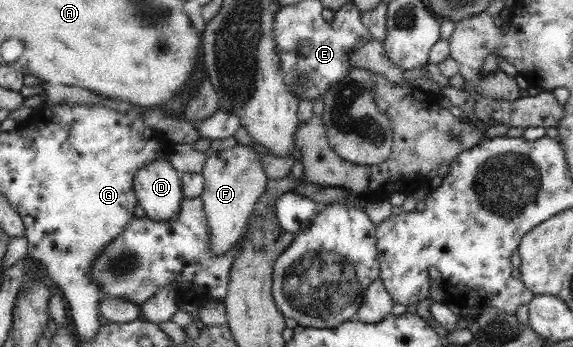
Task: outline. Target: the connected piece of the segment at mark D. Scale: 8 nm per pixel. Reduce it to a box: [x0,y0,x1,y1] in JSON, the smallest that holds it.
[133,160,184,220]

